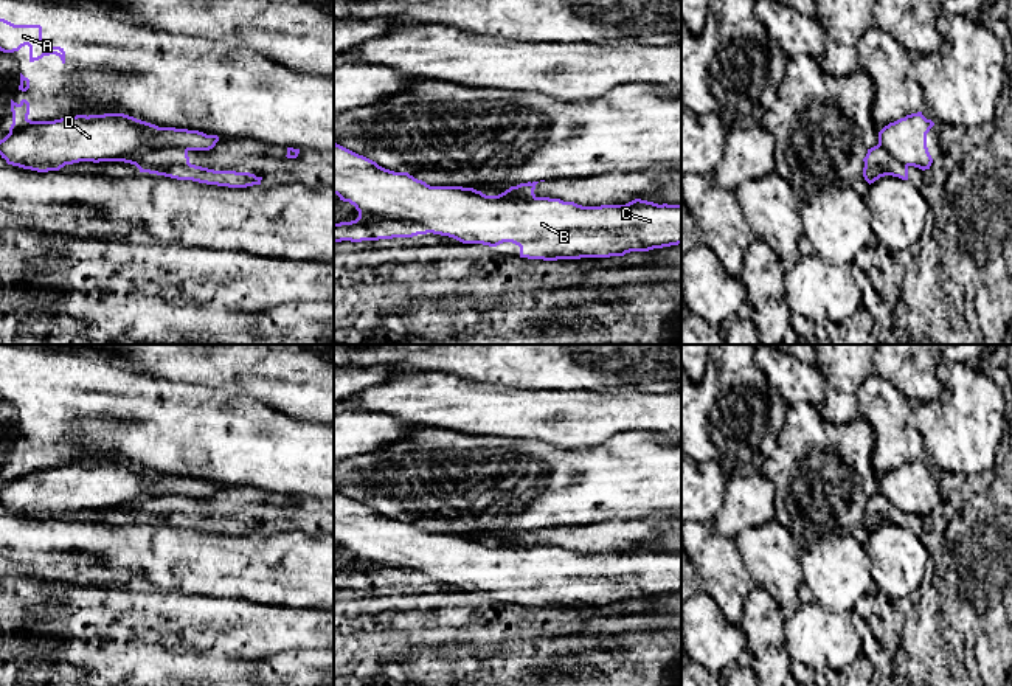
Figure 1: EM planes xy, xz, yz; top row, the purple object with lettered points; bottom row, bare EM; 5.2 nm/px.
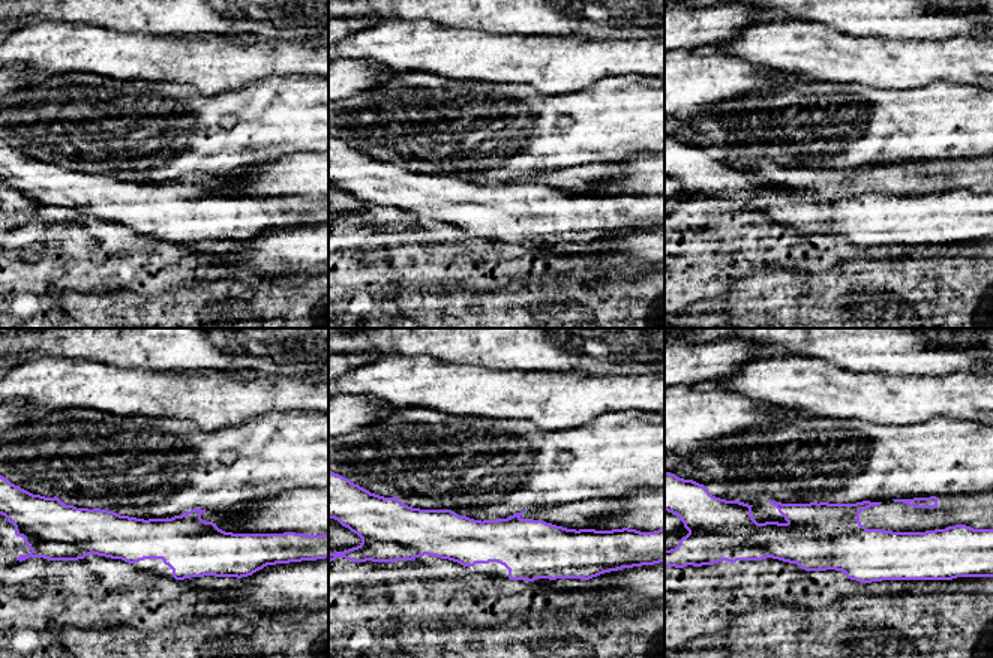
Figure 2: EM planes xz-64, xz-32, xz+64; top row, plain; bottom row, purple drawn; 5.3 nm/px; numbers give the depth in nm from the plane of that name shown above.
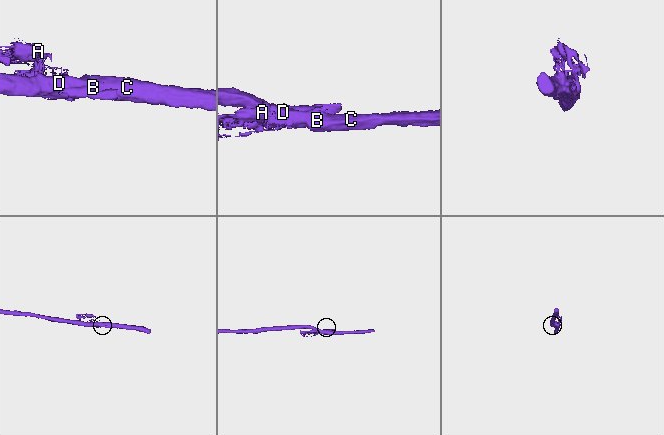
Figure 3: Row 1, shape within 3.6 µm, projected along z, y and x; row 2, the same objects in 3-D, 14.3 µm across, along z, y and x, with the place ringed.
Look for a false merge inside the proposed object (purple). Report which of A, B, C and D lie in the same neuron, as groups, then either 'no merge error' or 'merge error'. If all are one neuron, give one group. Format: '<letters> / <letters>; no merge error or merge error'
A / B C D; merge error

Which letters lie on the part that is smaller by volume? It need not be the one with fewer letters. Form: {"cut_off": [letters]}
{"cut_off": ["A"]}

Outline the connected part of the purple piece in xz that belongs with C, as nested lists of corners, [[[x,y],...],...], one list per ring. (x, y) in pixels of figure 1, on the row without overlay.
[[[335,489],[334,542],[354,553],[359,560],[416,570],[433,582],[463,591],[497,594],[512,590],[520,594],[520,605],[528,607],[610,605],[681,591],[681,553],[658,553],[641,546],[601,554],[582,554],[549,545],[492,546],[463,534],[430,534],[408,520],[385,517]]]

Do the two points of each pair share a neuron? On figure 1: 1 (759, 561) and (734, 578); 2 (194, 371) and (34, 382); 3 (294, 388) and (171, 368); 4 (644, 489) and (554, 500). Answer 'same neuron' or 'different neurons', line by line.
1: different neurons
2: different neurons
3: same neuron
4: same neuron

